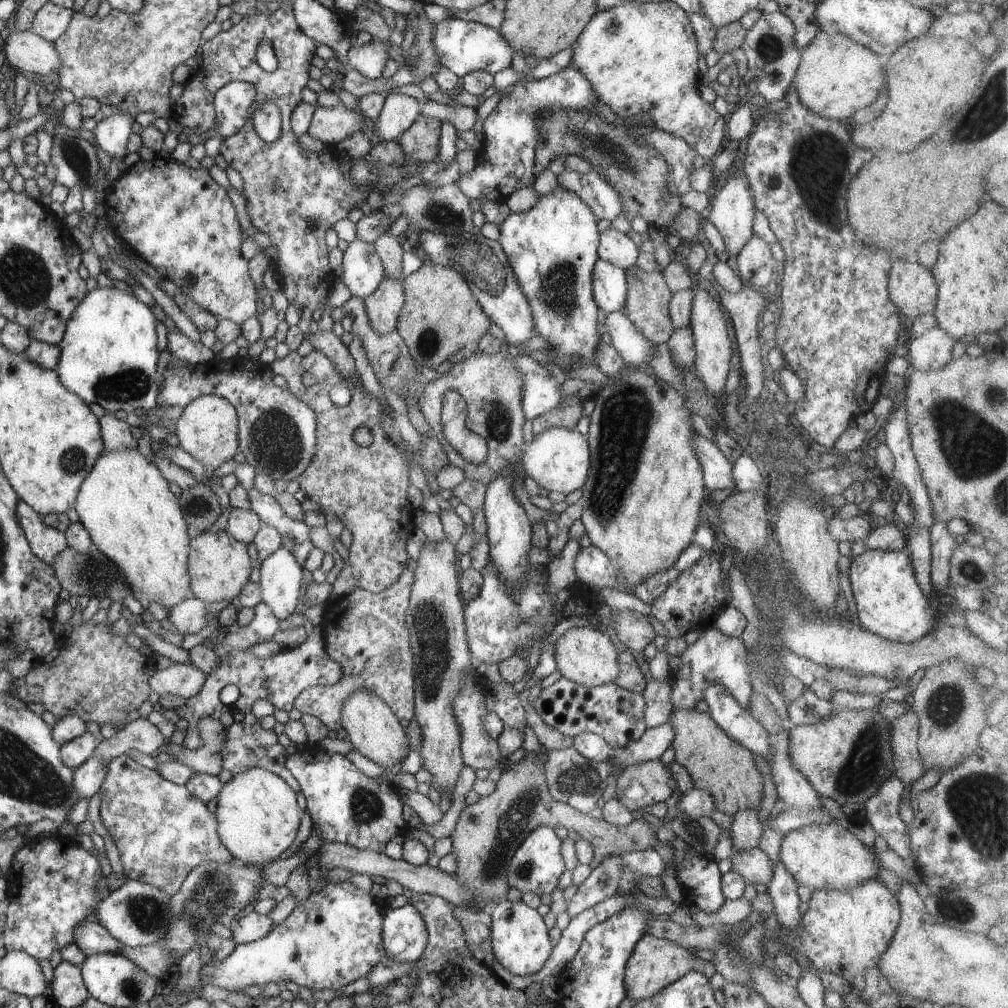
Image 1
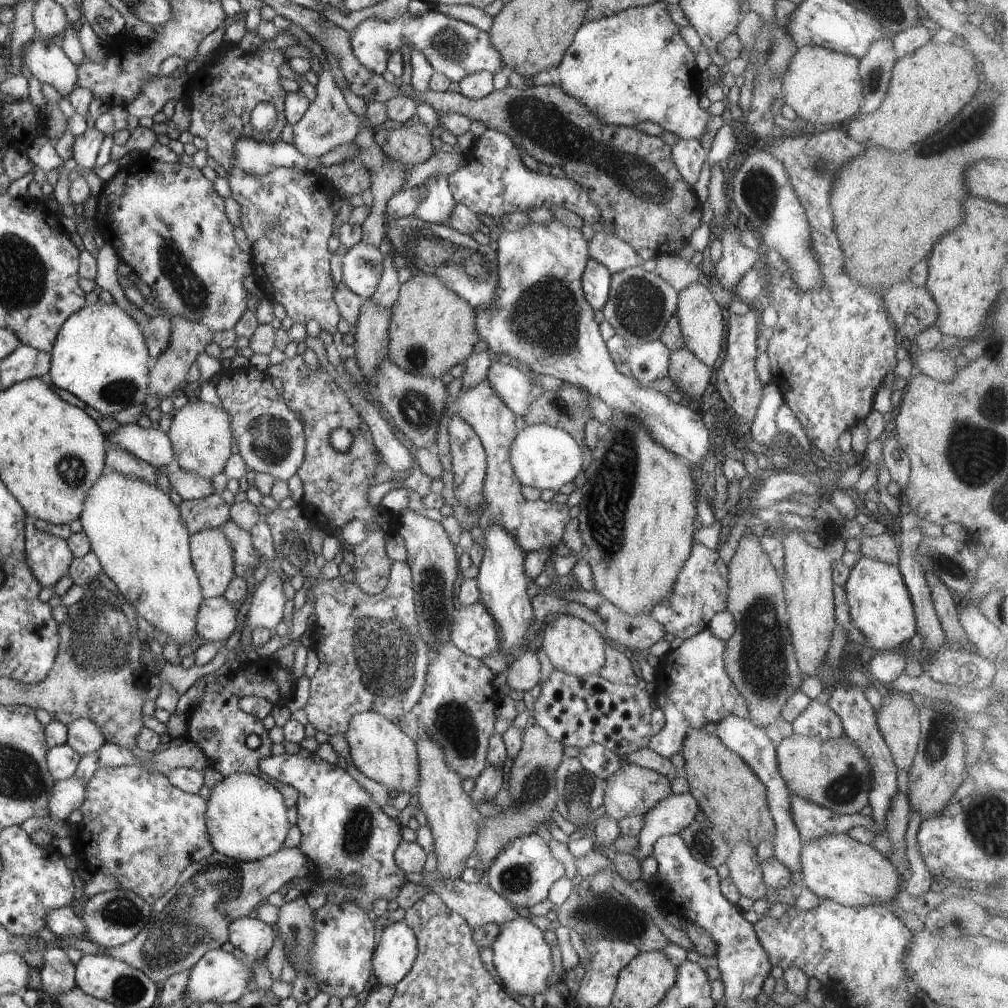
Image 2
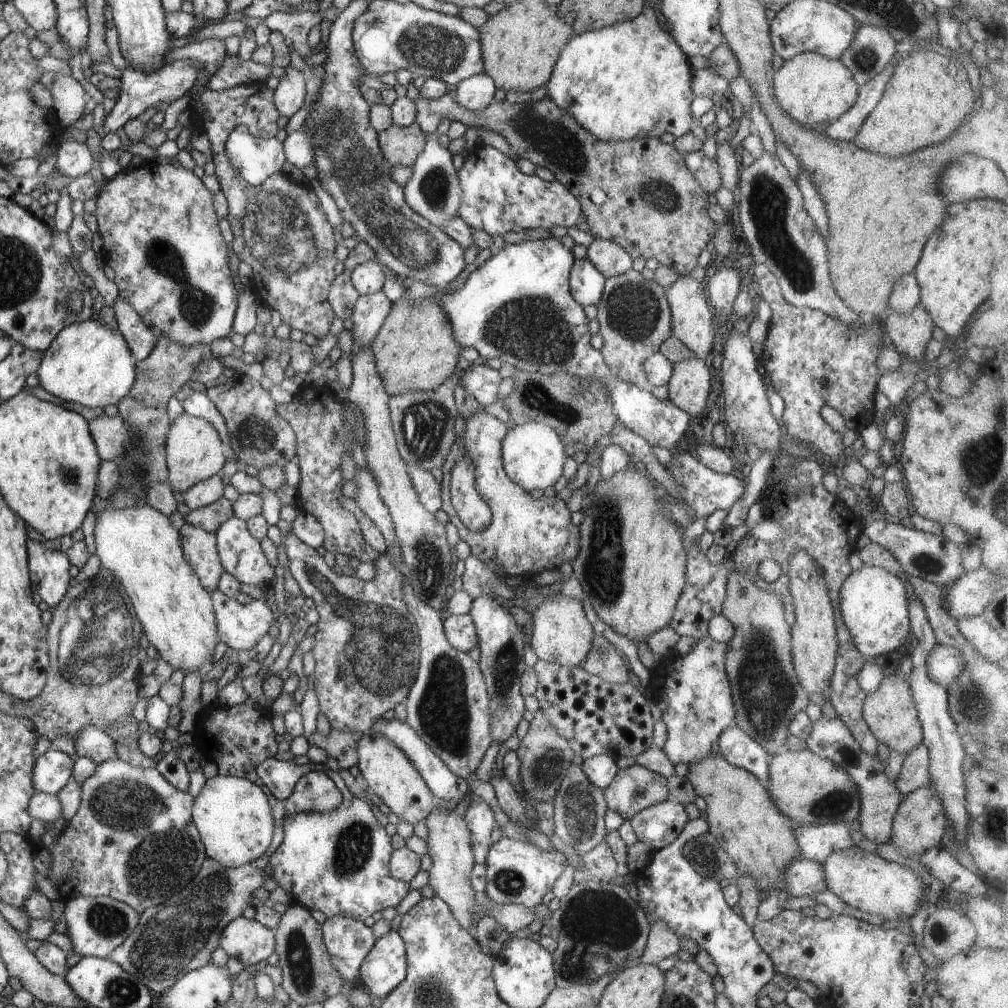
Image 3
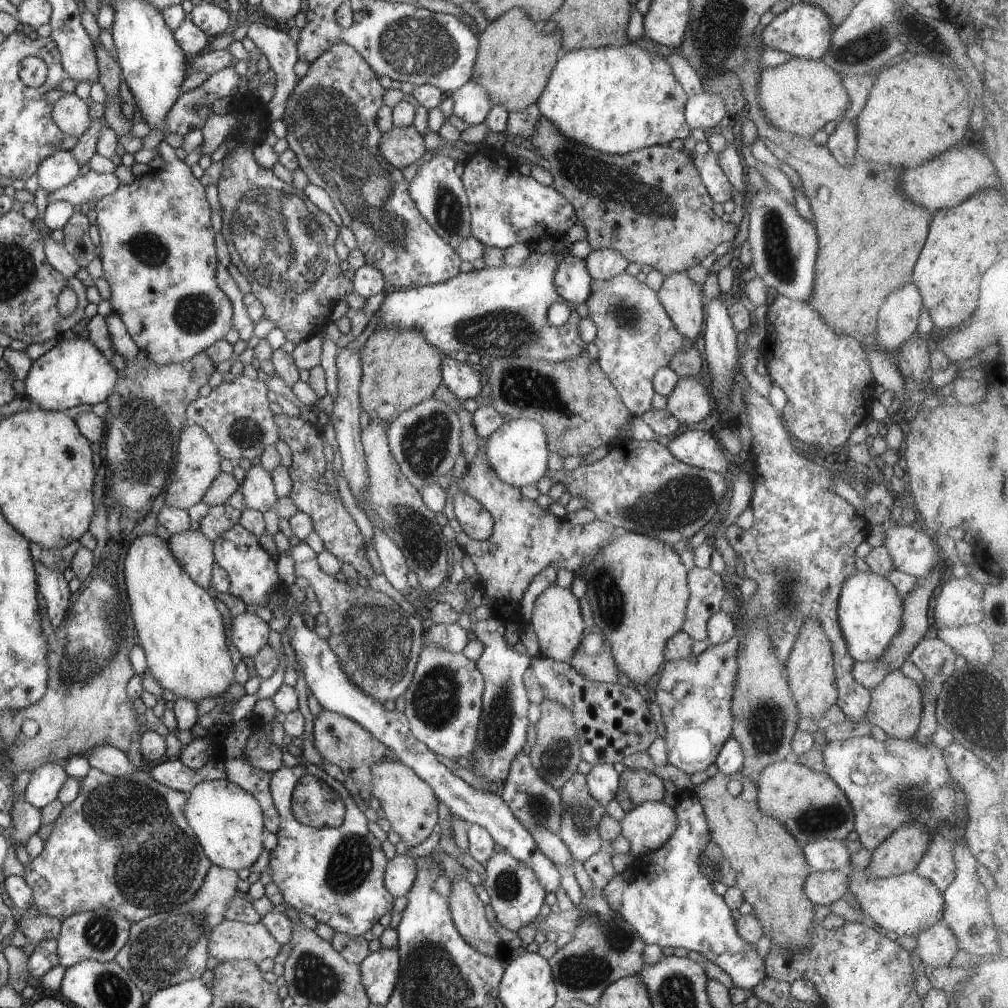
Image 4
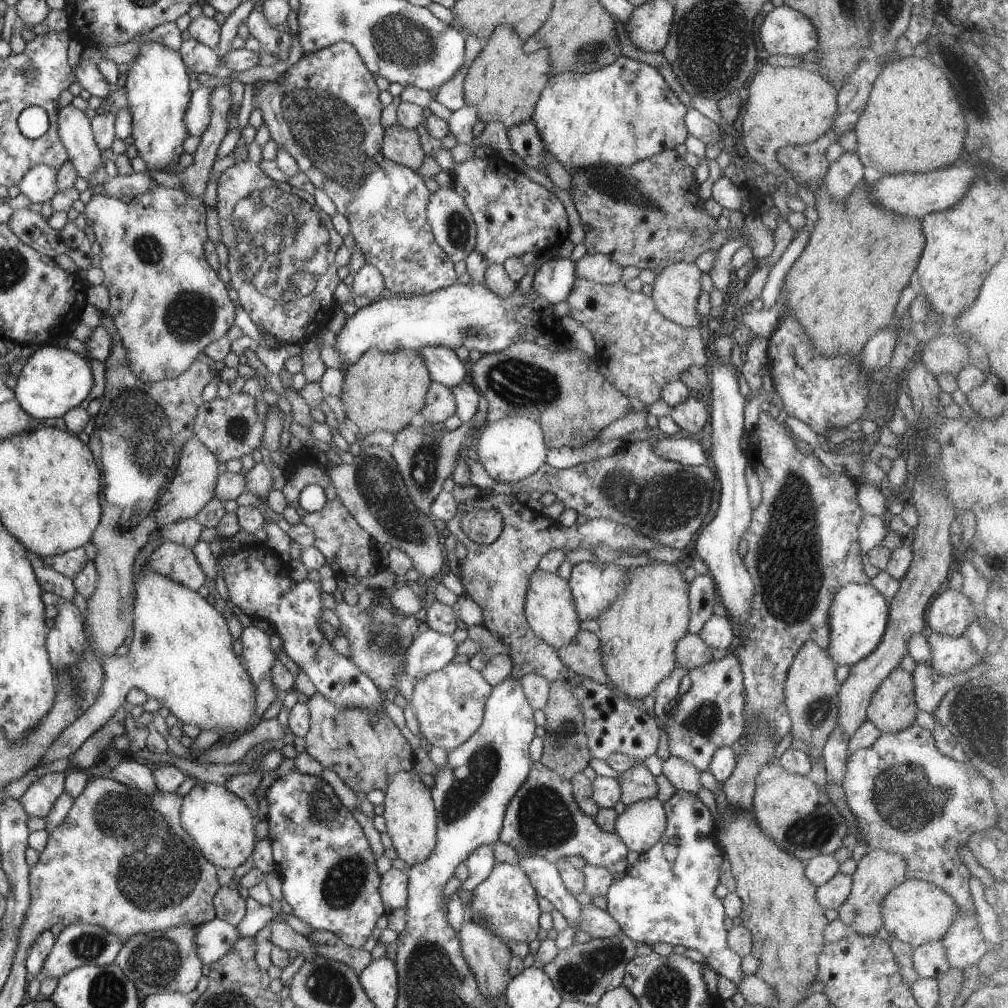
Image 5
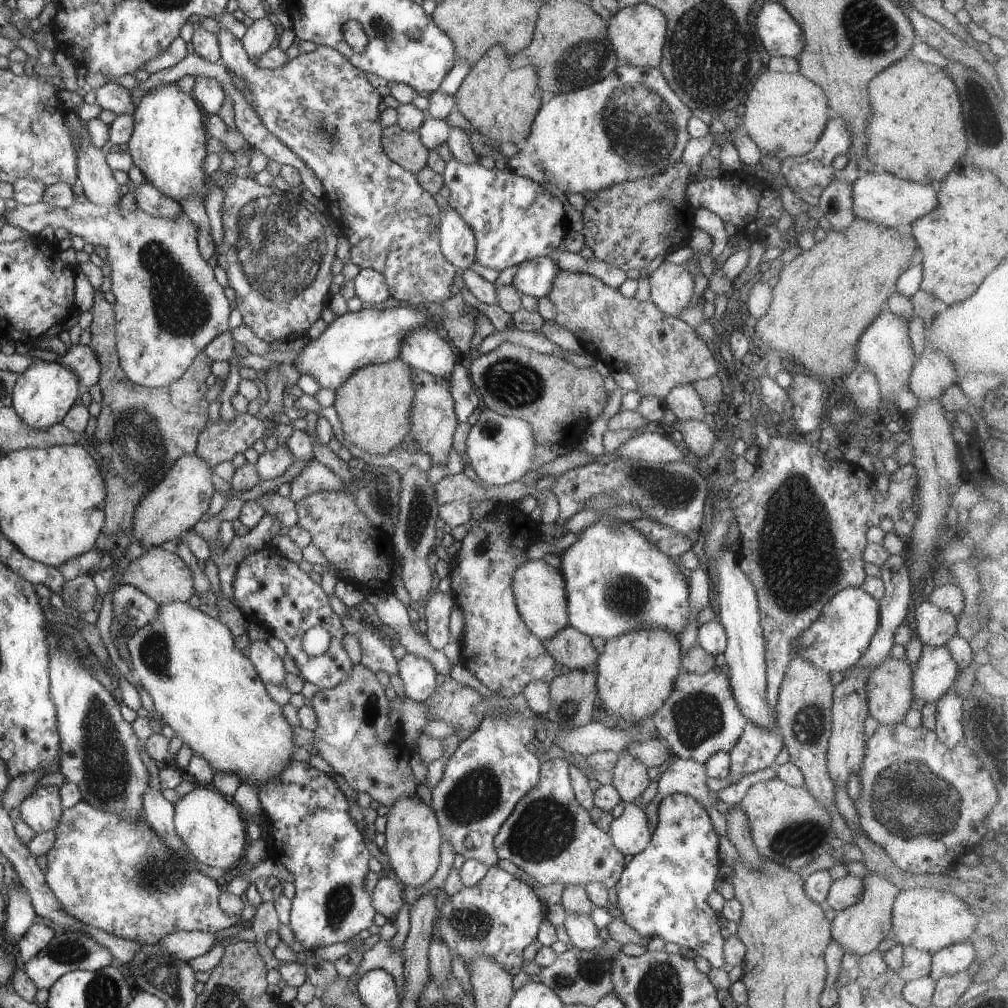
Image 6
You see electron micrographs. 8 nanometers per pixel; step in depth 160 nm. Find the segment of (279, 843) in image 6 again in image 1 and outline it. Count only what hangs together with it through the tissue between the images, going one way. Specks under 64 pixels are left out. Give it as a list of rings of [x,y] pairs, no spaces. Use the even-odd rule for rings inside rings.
[[[317,746],[297,751],[287,758],[286,768],[296,778],[306,798],[305,812],[310,814],[313,825],[320,830],[323,841],[348,844],[360,850],[372,850],[372,852],[383,854],[384,846],[408,828],[403,818],[404,802],[400,799],[398,787],[394,782],[384,781],[380,777],[369,777],[349,761],[346,755],[330,754]]]

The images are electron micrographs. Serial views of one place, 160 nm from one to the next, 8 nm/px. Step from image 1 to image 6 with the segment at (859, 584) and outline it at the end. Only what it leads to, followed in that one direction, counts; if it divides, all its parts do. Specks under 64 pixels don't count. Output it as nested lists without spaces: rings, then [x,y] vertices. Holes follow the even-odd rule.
[[[846,587],[823,606],[821,615],[803,630],[799,637],[792,639],[791,648],[795,651],[795,656],[808,661],[829,675],[832,672],[844,674],[858,662],[868,648],[877,631],[879,620],[879,601],[860,587]]]

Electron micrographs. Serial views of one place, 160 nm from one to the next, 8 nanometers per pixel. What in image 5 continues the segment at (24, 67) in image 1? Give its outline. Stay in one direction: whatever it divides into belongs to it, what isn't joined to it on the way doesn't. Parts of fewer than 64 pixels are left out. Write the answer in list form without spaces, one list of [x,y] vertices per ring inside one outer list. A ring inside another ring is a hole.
[[[66,105],[60,107],[58,116],[58,124],[60,131],[60,138],[63,145],[67,147],[67,158],[76,167],[77,176],[89,181],[93,172],[100,169],[104,162],[102,161],[102,150],[96,144],[93,137],[93,130],[91,127],[91,120],[86,117],[84,111],[80,111],[73,105]]]

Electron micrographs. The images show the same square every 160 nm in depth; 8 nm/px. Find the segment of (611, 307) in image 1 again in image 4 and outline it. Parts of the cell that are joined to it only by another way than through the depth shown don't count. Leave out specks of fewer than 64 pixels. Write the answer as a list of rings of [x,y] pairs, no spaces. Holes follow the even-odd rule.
[[[569,254],[556,267],[554,275],[556,292],[568,304],[585,302],[589,297],[592,281],[593,278],[588,274],[584,259]]]

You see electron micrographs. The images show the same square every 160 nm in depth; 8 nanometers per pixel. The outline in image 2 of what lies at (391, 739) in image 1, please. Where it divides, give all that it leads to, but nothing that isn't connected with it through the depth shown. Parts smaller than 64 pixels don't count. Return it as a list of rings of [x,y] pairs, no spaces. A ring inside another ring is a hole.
[[[366,711],[352,717],[350,726],[345,734],[350,756],[356,768],[378,784],[383,784],[389,791],[398,794],[417,795],[420,784],[420,769],[417,746],[397,724],[389,718]]]

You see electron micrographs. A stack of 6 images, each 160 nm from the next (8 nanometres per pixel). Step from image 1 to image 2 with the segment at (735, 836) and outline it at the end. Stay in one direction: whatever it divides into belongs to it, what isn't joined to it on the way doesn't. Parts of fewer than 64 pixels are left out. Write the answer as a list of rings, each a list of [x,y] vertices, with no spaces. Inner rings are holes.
[[[740,841],[730,846],[726,866],[729,877],[736,885],[738,892],[750,900],[766,897],[766,884],[763,879],[761,864],[758,862],[756,850],[750,844]]]

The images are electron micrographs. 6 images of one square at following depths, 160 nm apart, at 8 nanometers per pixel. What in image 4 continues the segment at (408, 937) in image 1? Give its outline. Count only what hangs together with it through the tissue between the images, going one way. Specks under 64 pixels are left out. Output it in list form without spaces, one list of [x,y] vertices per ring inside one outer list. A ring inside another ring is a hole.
[[[396,948],[376,950],[359,964],[361,983],[369,1001],[384,1006],[394,992],[400,970],[400,959]]]

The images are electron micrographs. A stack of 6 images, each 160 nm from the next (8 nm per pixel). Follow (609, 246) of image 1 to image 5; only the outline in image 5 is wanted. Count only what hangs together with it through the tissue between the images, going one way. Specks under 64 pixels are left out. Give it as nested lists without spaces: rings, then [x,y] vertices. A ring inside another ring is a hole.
[[[586,253],[575,262],[578,278],[588,279],[603,285],[619,283],[622,270],[622,266],[600,253]]]

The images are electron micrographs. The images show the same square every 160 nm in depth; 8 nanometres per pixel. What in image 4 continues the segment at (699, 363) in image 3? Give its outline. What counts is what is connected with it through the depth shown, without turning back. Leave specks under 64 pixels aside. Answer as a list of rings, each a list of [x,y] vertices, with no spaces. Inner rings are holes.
[[[679,377],[675,391],[667,398],[667,411],[680,424],[698,424],[710,412],[710,394],[698,377]]]

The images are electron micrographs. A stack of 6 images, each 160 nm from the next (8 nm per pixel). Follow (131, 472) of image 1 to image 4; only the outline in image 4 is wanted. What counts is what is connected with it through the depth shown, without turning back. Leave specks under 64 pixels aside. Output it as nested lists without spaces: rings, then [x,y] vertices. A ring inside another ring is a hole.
[[[140,535],[131,542],[124,561],[128,613],[135,622],[140,638],[140,648],[144,650],[146,671],[165,690],[176,694],[178,699],[188,699],[195,703],[204,698],[223,700],[226,690],[235,682],[235,665],[226,646],[224,609],[208,594],[208,589],[198,586],[179,565],[171,553],[167,541],[158,535]]]

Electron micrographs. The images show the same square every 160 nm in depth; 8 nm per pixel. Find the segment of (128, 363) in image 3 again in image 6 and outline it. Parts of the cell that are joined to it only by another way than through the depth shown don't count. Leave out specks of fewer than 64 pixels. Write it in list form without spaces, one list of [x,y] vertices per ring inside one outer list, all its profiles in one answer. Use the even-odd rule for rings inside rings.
[[[33,358],[33,363],[26,372],[19,374],[11,407],[30,428],[46,430],[62,422],[66,413],[76,404],[78,393],[81,394],[82,391],[79,378],[71,370],[57,366],[56,361]]]

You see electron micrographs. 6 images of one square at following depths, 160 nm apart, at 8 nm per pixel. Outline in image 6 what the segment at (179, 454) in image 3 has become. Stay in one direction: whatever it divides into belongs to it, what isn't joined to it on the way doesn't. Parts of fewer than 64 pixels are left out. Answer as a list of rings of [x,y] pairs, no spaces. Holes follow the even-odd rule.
[[[184,455],[171,466],[171,469],[155,485],[143,494],[136,508],[134,530],[130,536],[132,542],[151,549],[160,547],[169,540],[179,540],[184,533],[208,512],[211,498],[216,492],[210,480],[213,470],[198,455]]]

